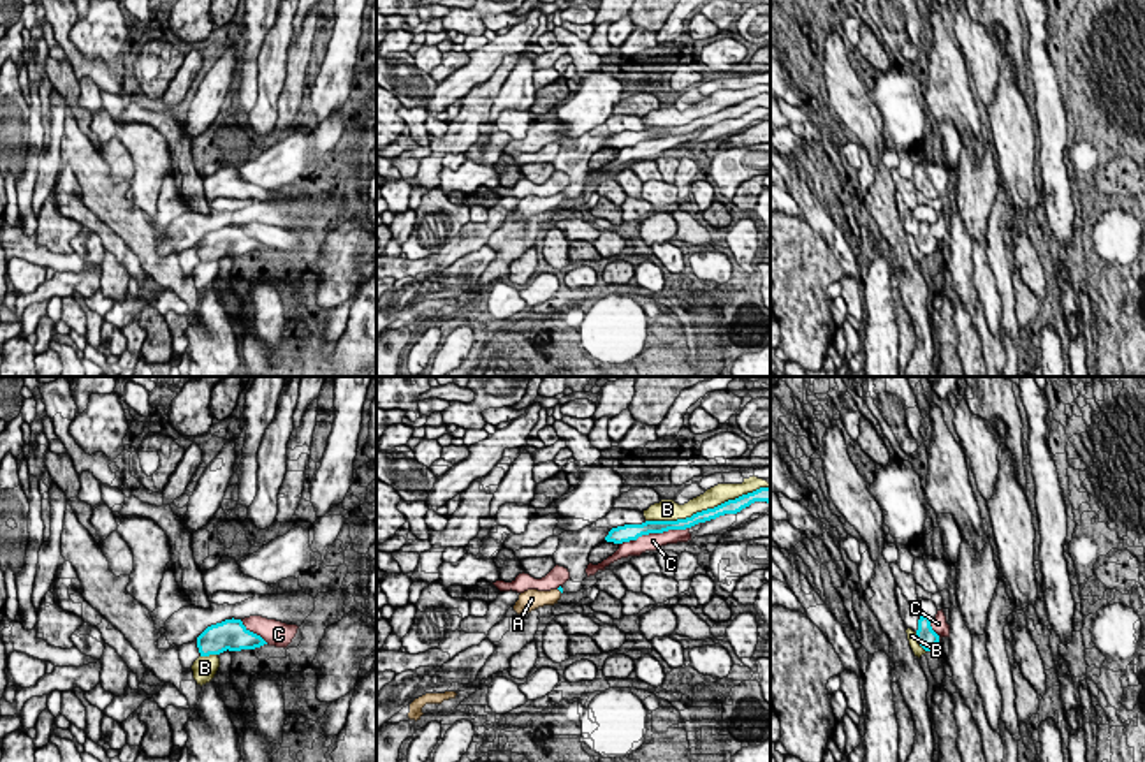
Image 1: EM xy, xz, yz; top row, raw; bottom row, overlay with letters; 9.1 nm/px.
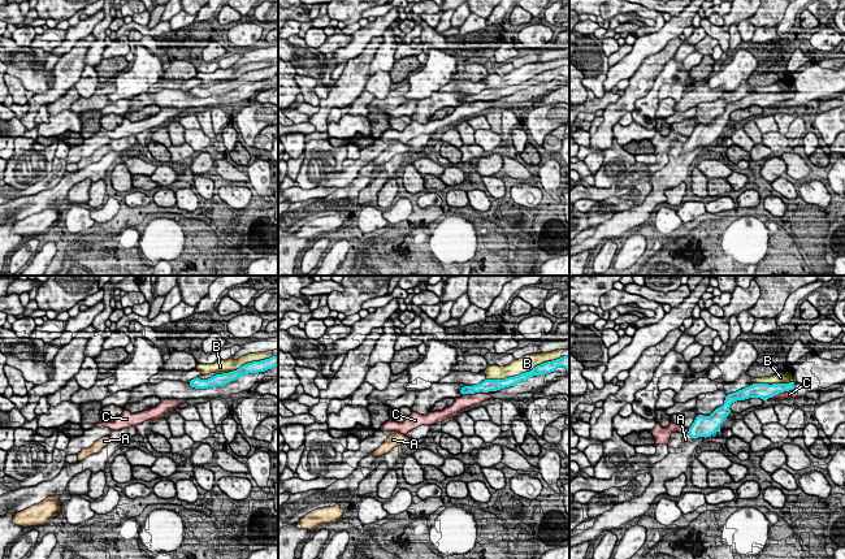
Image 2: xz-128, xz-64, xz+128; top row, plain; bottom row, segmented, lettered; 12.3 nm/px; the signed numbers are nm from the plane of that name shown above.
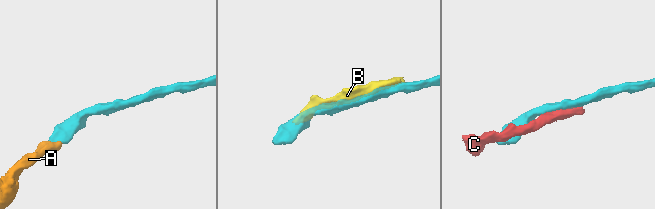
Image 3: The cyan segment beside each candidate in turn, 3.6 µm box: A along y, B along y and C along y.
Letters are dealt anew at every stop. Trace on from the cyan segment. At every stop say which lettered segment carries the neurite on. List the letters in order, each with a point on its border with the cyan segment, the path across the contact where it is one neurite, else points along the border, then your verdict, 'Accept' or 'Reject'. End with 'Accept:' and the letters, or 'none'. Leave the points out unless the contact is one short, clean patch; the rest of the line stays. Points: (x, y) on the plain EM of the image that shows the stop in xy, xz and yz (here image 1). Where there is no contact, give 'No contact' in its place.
A: Touches cyan at xz (560, 196). Path across: xz (560, 194), (560, 196), (551, 203), (535, 205). Accept
B: Touches cyan at xz (707, 115). Reject
C: Touches cyan at xz (653, 138). Reject
Accept: A

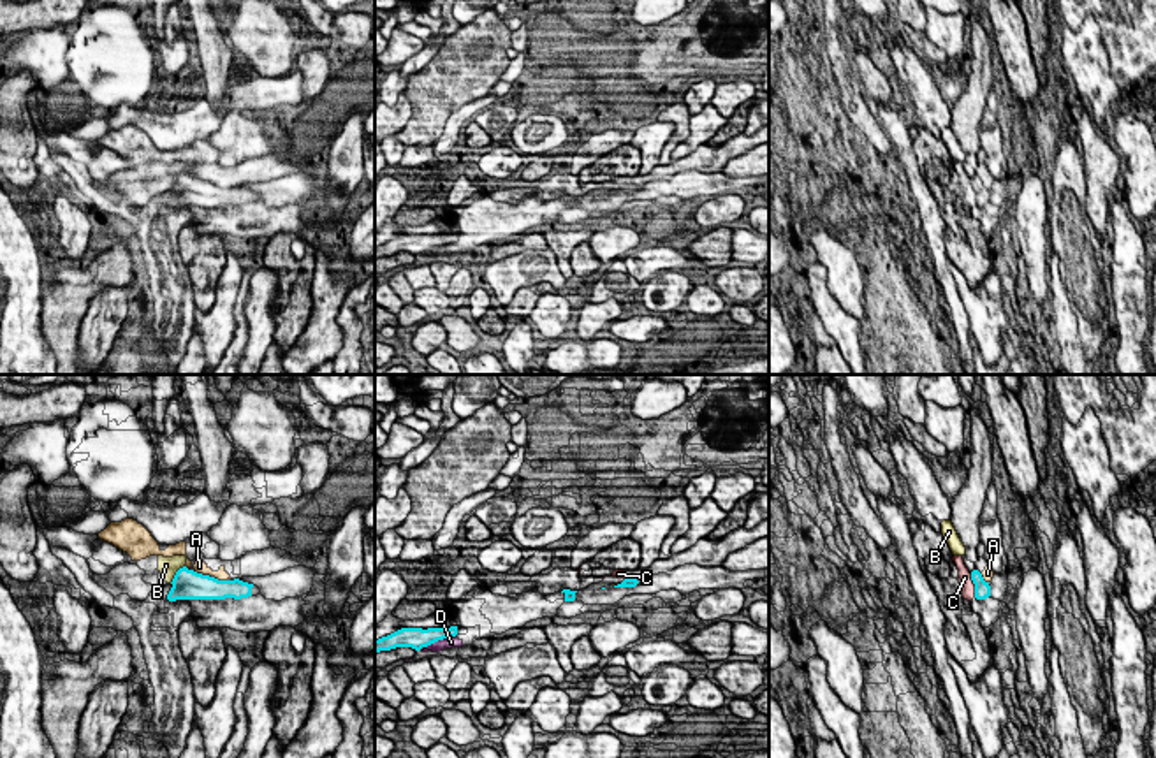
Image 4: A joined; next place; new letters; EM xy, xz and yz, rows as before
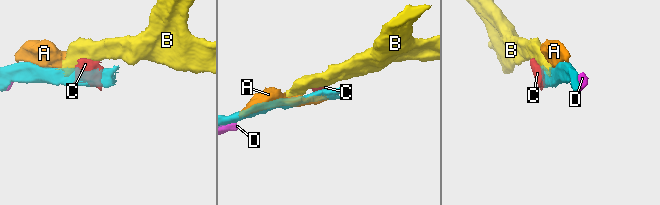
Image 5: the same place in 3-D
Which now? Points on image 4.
A: Touches cyan at xy (212, 183). Reject
B: Touches cyan at xy (176, 180). Boundary: xy (183, 171), (169, 189). Reject
C: Touches cyan at yz (975, 192). Boundary: yz (970, 180), (975, 190), (975, 203). Reject
D: Touches cyan at xz (438, 245). Reject
Accept: none

